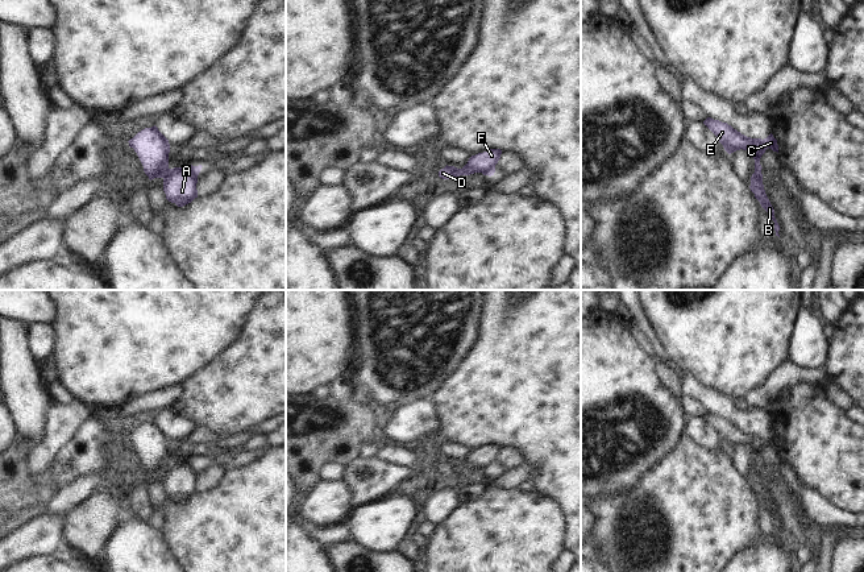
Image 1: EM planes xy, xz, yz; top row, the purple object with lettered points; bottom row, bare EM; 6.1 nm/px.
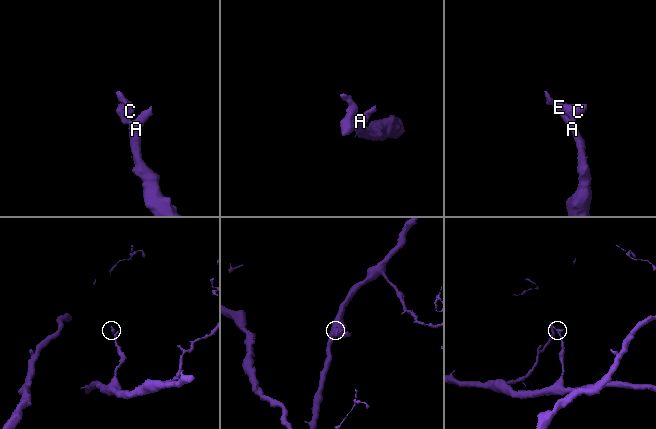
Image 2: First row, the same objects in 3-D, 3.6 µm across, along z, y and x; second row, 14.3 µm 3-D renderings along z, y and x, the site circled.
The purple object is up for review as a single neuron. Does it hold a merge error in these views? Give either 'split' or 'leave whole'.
split

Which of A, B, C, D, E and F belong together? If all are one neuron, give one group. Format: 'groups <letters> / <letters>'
groups A B F / C D E

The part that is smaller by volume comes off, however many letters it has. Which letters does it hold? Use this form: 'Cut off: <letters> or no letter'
Cut off: C, D, E

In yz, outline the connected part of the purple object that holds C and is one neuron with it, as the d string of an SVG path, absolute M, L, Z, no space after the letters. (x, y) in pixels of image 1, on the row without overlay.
M707 413L703 419L716 431L728 449L740 444L749 445L755 455L755 467L757 468L761 468L760 453L768 443L778 448L777 435L772 428L764 435L751 434L738 427L727 418L711 413Z

